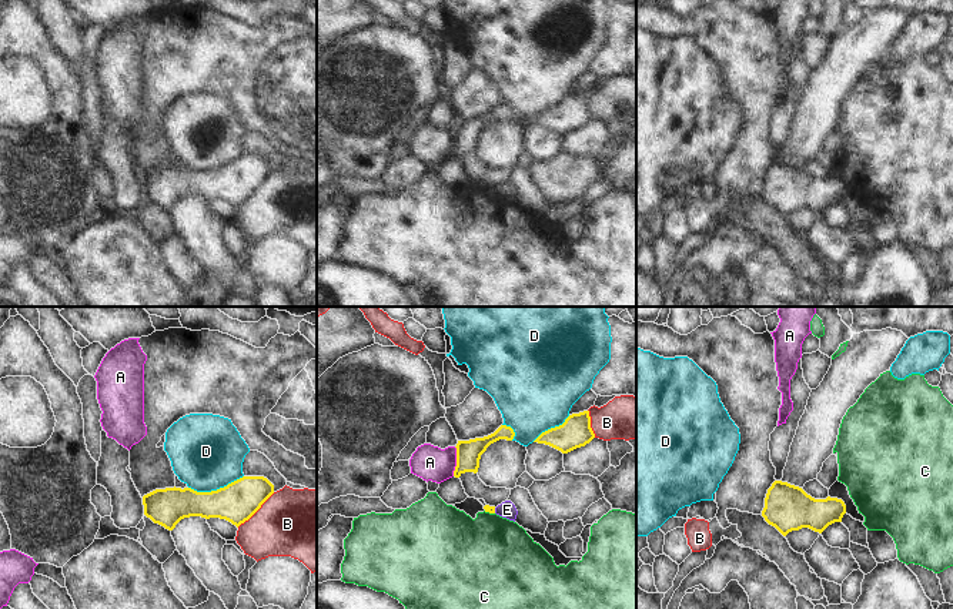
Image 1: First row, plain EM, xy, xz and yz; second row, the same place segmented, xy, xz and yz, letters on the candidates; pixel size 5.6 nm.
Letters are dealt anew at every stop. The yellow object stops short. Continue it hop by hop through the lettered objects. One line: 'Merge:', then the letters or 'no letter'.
Merge: no letter

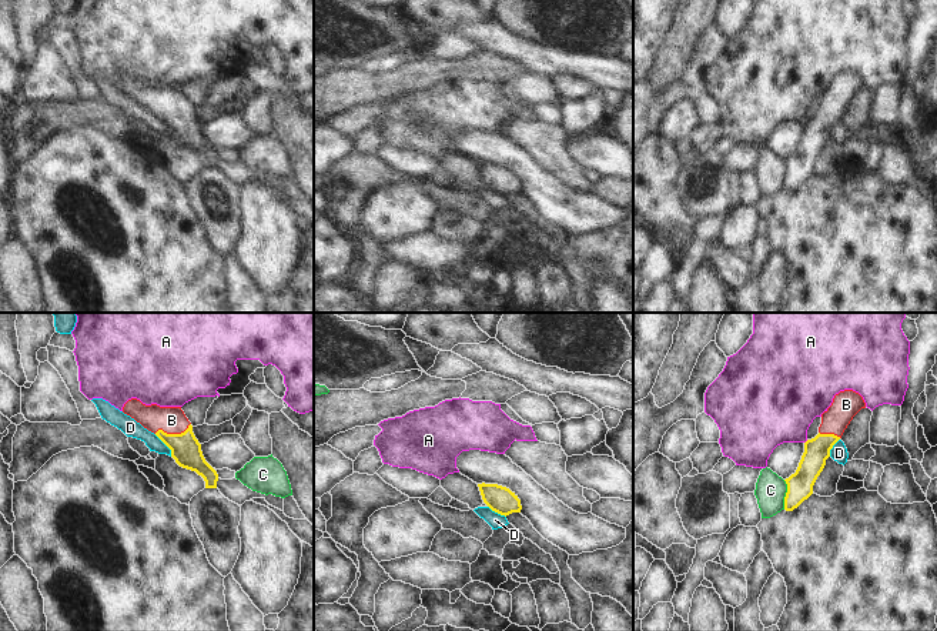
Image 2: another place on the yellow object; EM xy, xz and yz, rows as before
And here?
Merge: B

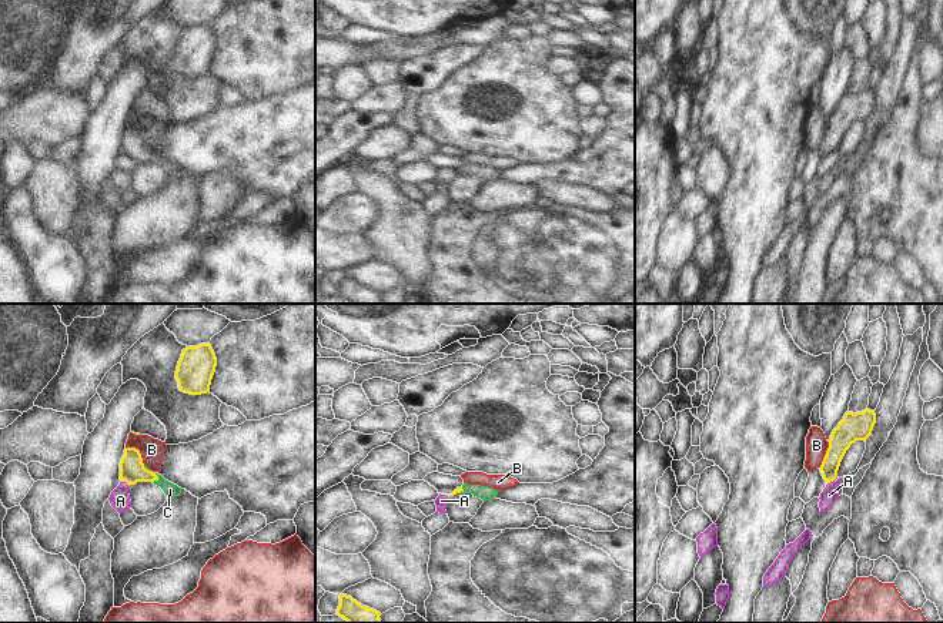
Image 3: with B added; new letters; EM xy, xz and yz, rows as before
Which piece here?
Merge: C

